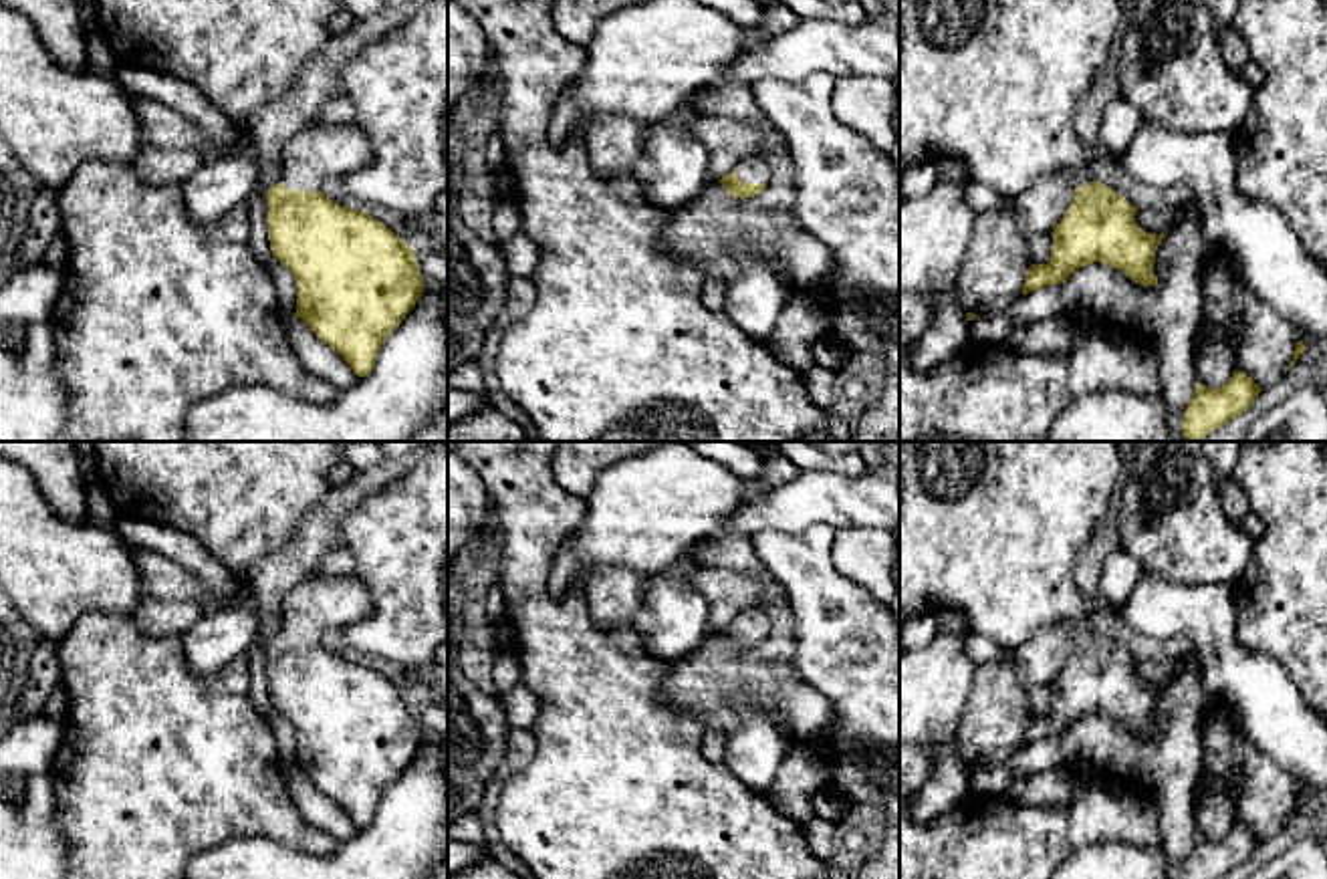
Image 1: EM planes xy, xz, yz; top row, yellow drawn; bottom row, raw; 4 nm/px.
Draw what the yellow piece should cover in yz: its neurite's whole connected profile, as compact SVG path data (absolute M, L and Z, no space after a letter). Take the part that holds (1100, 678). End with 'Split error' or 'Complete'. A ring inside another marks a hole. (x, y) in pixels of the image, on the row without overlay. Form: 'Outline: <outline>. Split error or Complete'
Outline: M899 442L899 629L924 613L960 609L968 613L970 631L1014 651L1045 625L1075 627L1073 655L1051 683L1051 710L1047 716L1031 716L1022 746L1067 734L1075 722L1093 714L1123 722L1143 738L1158 736L1154 712L1166 685L1145 685L1135 675L1137 659L1093 631L1093 615L1109 605L1103 597L1085 597L1073 579L1077 552L1109 514L1129 460L1117 442Z. Split error

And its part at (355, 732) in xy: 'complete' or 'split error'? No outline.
split error

